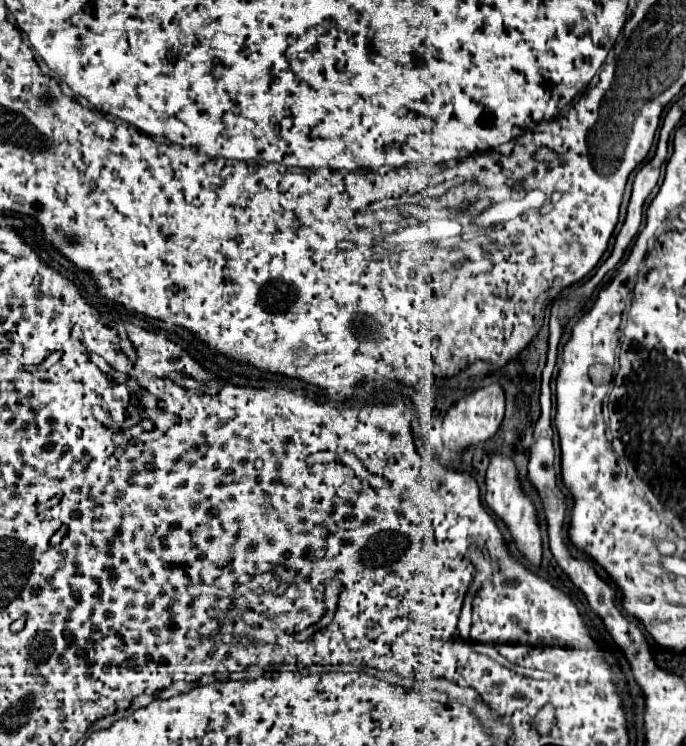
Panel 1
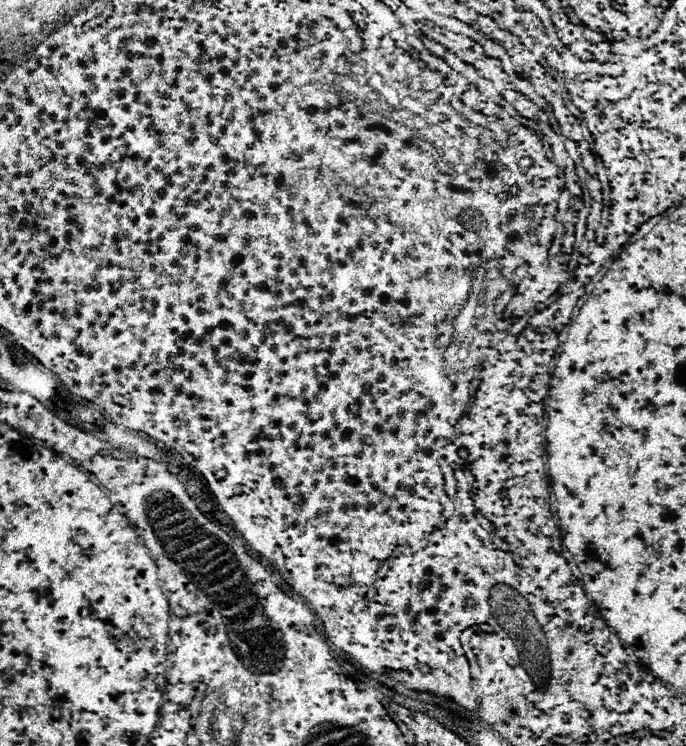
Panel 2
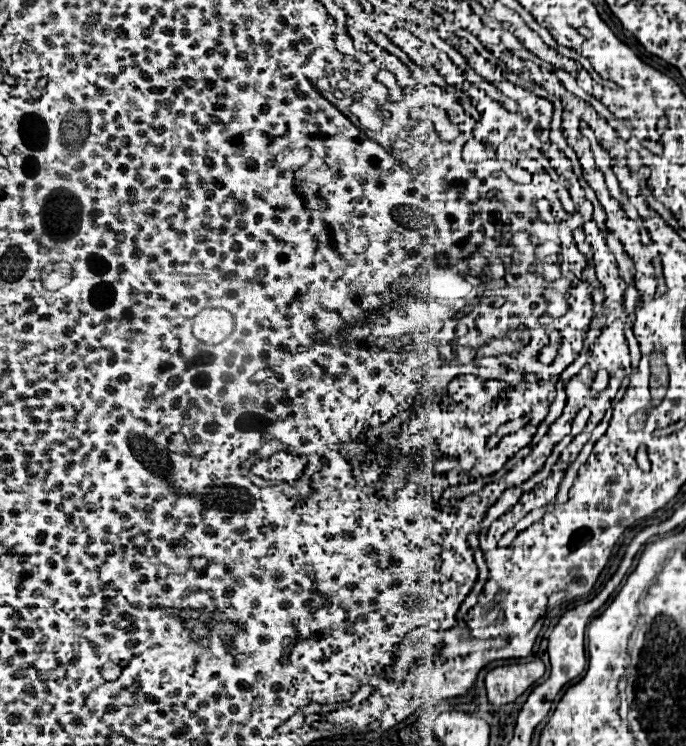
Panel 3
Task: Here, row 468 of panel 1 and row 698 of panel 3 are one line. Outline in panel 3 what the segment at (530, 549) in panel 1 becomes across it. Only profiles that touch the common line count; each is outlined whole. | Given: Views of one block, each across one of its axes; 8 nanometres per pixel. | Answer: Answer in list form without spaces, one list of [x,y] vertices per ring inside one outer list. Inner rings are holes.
[[[540,660],[530,664],[514,664],[490,670],[486,676],[486,690],[490,704],[502,706],[514,702],[534,682],[538,682],[544,676],[544,672],[546,666]]]

